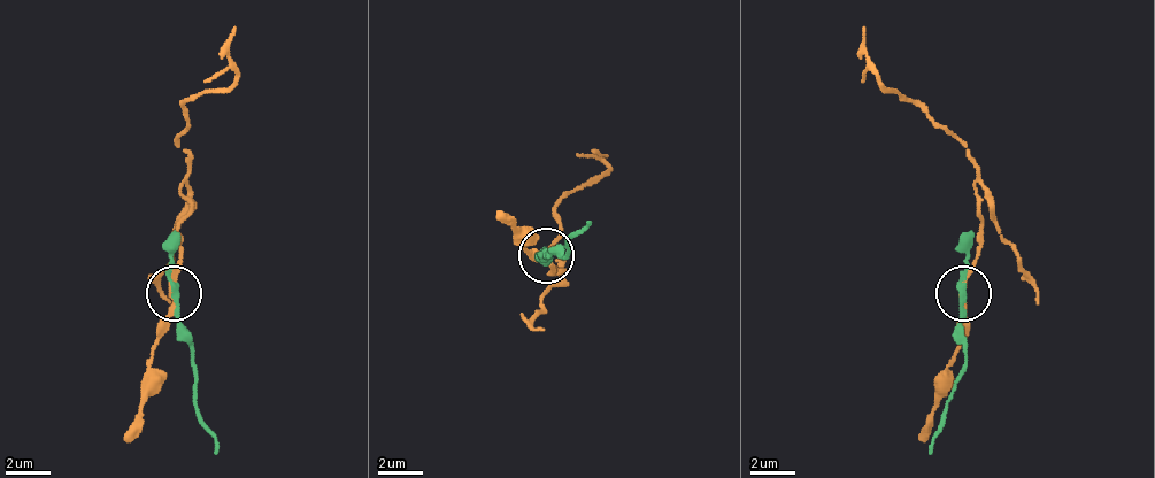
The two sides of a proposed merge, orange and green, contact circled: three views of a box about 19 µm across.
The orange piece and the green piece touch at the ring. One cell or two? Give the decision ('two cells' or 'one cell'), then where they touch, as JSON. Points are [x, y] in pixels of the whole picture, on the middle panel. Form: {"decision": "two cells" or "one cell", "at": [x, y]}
{"decision": "two cells", "at": [546, 255]}

